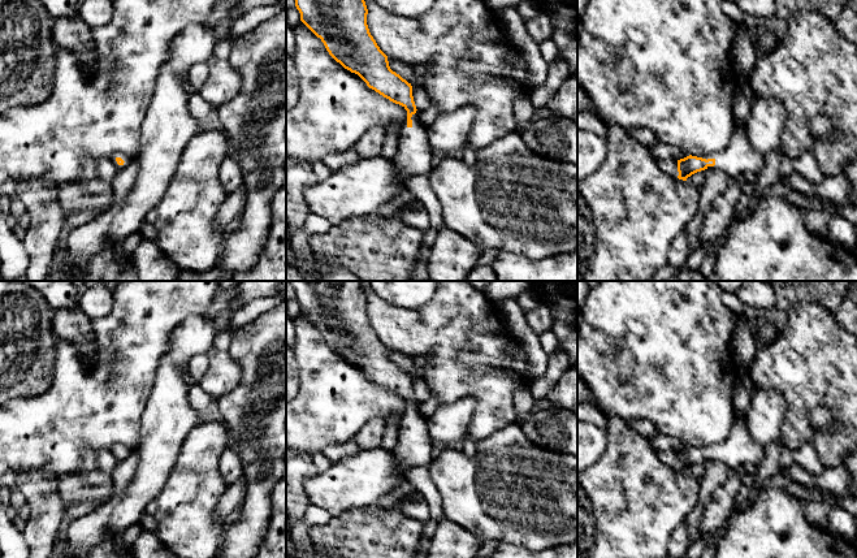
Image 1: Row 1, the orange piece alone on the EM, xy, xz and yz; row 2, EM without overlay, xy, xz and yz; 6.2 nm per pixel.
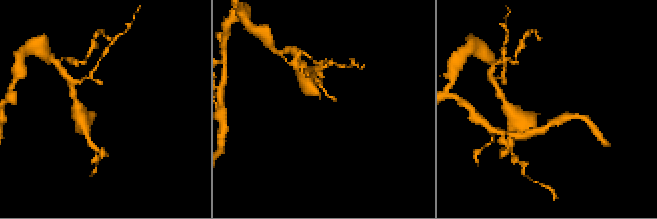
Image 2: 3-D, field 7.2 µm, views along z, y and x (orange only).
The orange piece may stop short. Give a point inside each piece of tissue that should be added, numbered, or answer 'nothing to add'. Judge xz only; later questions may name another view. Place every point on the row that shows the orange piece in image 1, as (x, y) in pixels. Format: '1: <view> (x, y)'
1: xz (414, 155)

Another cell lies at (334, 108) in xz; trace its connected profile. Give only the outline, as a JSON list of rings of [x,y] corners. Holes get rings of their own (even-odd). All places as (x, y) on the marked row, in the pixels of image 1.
[[[302,21],[293,30],[295,49],[293,60],[299,74],[299,95],[295,105],[286,111],[286,153],[295,160],[311,164],[313,160],[323,160],[349,150],[372,127],[382,126],[386,130],[391,126],[402,127],[407,120],[404,107],[390,101],[375,90],[355,73],[345,69],[326,51],[324,43]]]

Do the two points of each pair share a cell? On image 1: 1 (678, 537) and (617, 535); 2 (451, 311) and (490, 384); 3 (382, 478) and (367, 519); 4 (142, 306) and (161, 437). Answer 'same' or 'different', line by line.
1: different
2: same
3: different
4: different

